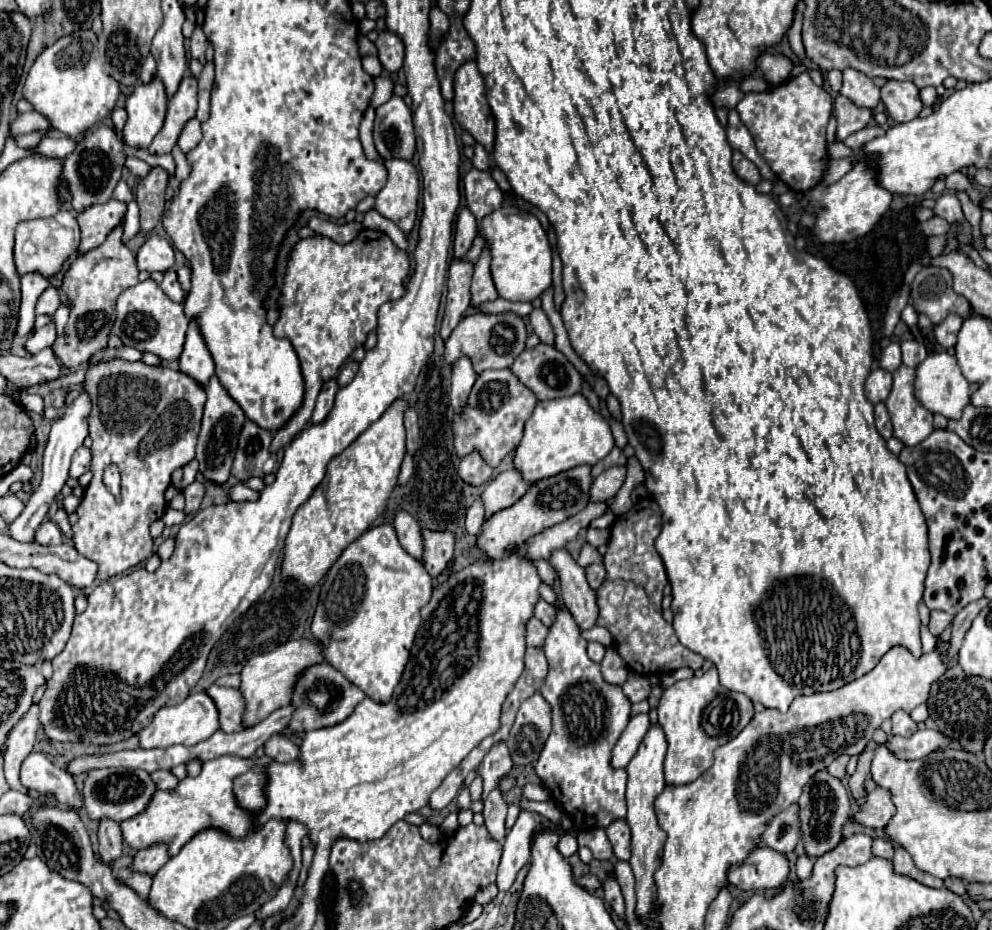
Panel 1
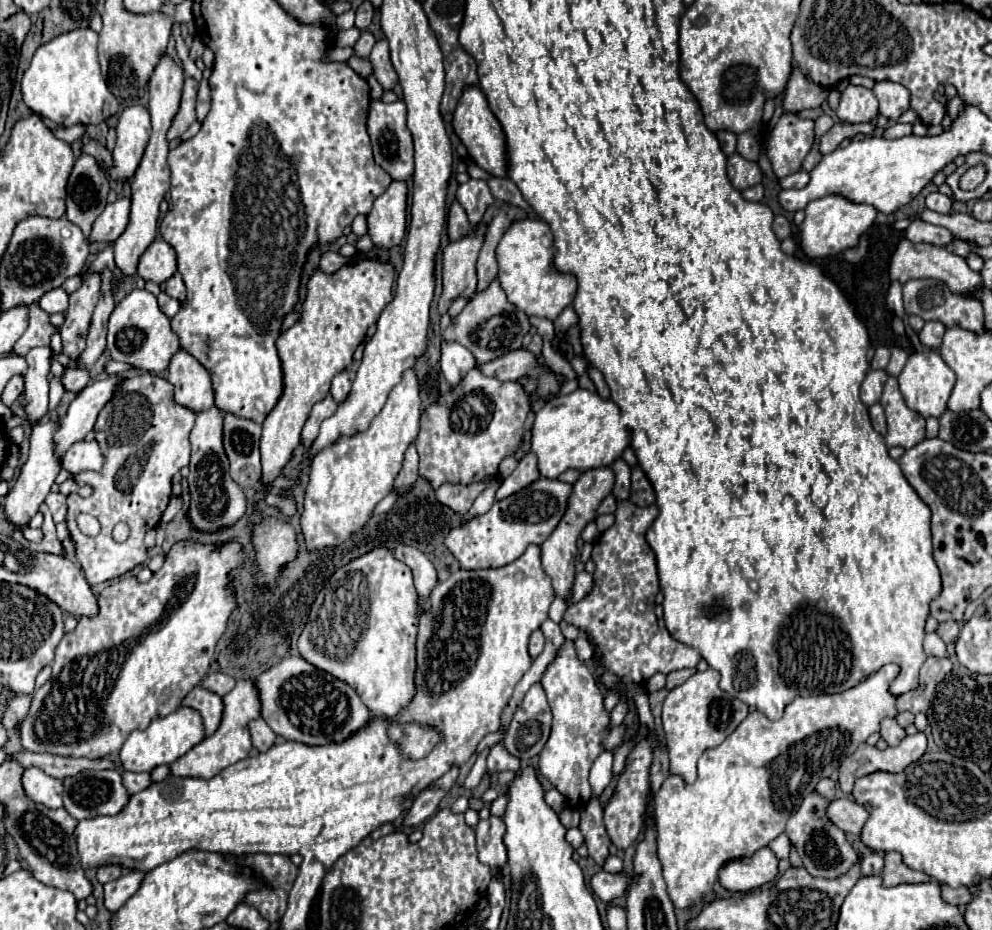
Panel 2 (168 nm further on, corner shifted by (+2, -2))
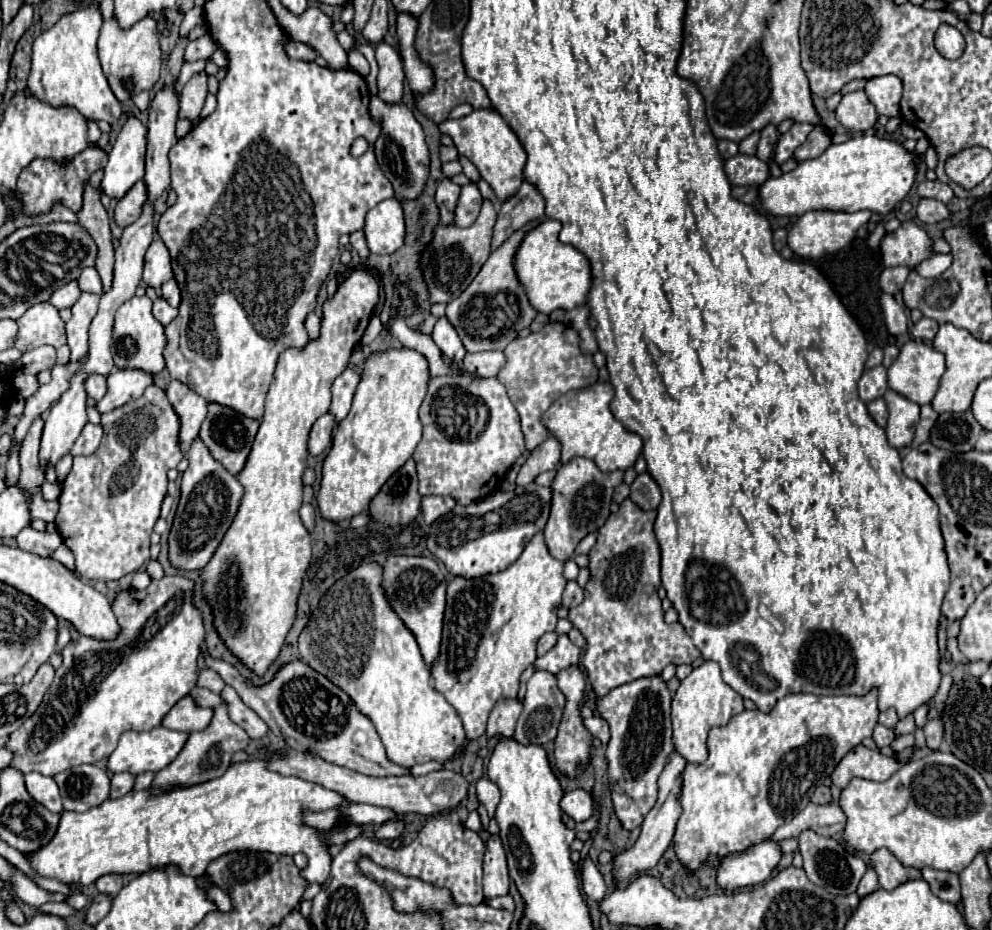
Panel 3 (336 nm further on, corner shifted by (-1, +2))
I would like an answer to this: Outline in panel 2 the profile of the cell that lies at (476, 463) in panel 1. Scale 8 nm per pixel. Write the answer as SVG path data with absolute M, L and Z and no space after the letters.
M487 477L487 479L483 479L483 481L479 481L479 483L473 483L473 485L441 485L437 491L435 491L435 497L437 497L437 501L441 503L441 505L447 505L453 513L459 513L459 515L465 515L469 509L471 509L471 505L473 505L473 501L475 501L475 497L489 485L493 481L493 477Z

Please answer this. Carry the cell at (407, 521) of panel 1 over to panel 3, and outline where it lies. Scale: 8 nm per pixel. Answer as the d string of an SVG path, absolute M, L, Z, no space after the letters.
M392 555L384 563L384 589L390 597L390 605L402 617L406 627L414 633L422 657L430 667L438 655L438 645L442 637L442 619L444 619L444 599L446 599L446 581L438 563L430 557L414 555Z

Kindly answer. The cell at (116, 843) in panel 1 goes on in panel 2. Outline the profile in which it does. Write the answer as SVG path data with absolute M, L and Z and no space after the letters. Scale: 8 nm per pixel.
M105 865L97 869L97 881L105 885L107 881L115 881L121 877L121 867L119 865Z

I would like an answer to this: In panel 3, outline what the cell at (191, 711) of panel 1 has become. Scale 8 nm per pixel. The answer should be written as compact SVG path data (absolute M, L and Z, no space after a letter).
M154 727L152 731L126 731L122 733L118 747L114 749L114 753L108 757L108 771L112 773L120 773L120 771L130 771L132 775L140 775L144 771L160 771L164 769L168 763L172 763L176 759L176 755L182 751L182 747L188 741L188 733L184 731L172 731L168 727Z

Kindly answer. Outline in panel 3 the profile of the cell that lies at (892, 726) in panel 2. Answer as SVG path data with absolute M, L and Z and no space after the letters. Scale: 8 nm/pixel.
M876 725L874 727L874 741L878 747L884 747L884 745L890 745L894 739L896 739L896 733L892 727L886 727L886 725Z

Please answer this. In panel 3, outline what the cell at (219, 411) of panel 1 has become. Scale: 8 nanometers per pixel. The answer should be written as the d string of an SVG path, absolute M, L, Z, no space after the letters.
M200 437L192 441L186 459L190 461L190 465L182 473L182 497L168 539L170 561L178 569L202 569L212 559L214 551L230 529L244 497L244 489L240 481L220 461L212 457L210 449Z

